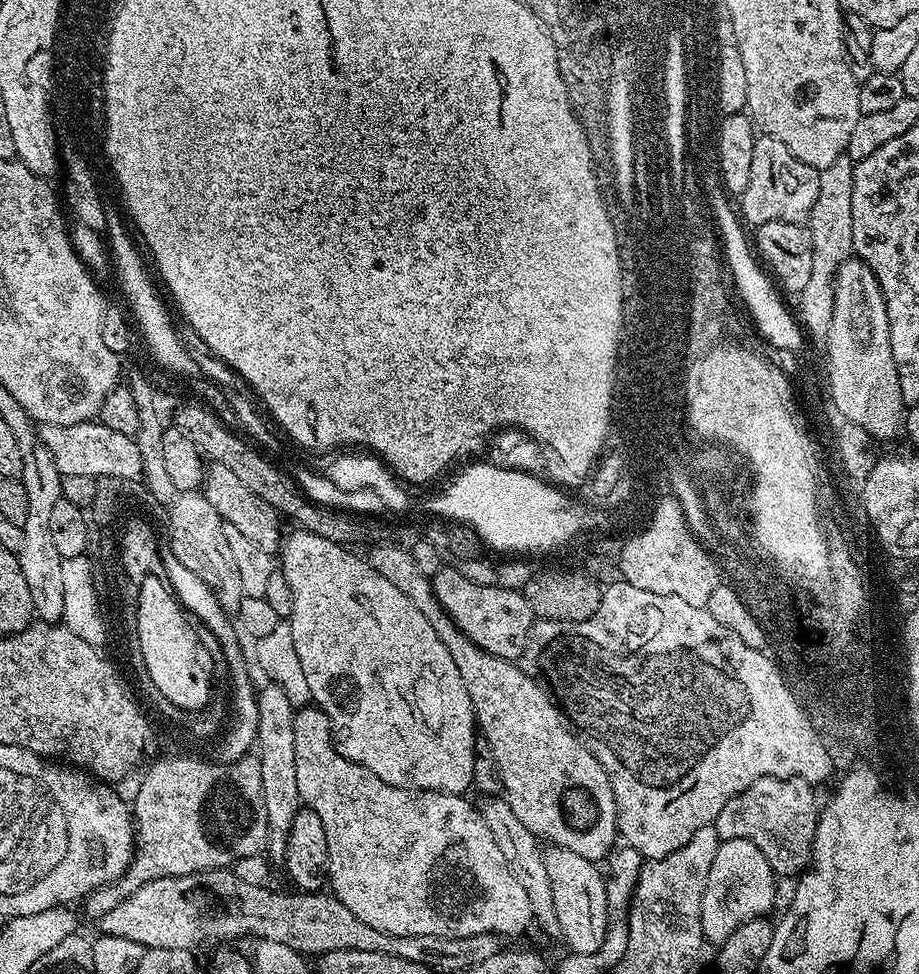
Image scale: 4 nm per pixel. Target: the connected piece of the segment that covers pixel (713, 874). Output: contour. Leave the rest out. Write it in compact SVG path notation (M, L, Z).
M746 838L721 840L718 854L714 854L714 866L710 866L710 878L706 878L706 890L702 894L702 930L709 945L719 946L742 922L750 922L756 916L767 917L776 900L778 877L773 872L766 854L758 850L754 842Z

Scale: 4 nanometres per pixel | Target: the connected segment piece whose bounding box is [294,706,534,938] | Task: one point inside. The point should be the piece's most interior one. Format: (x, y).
(409, 863)

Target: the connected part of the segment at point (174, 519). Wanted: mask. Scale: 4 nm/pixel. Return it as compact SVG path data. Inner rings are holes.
M197 490L180 492L167 514L169 516L166 528L172 535L175 557L191 573L198 574L198 577L202 578L221 604L222 610L229 614L239 613L245 597L242 590L242 577L234 553L230 550L230 541L226 539L224 520L218 514L218 510L210 506L203 491Z

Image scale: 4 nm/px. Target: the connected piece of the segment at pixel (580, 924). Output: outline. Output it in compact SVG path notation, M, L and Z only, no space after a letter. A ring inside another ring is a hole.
M555 846L544 852L547 873L553 890L554 914L558 916L559 939L568 943L567 951L578 954L594 954L602 946L608 929L608 899L606 898L606 876L599 872L591 860Z

